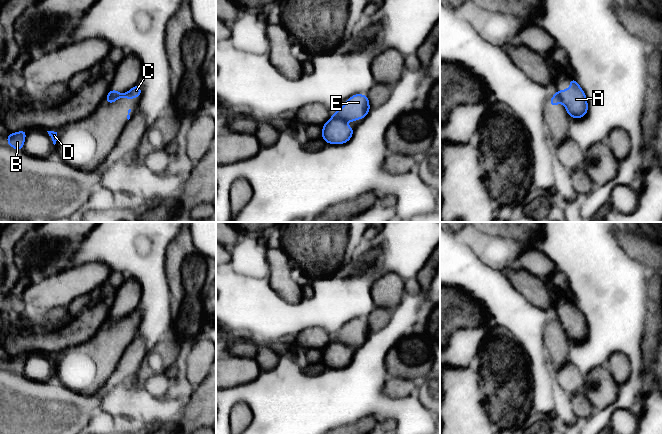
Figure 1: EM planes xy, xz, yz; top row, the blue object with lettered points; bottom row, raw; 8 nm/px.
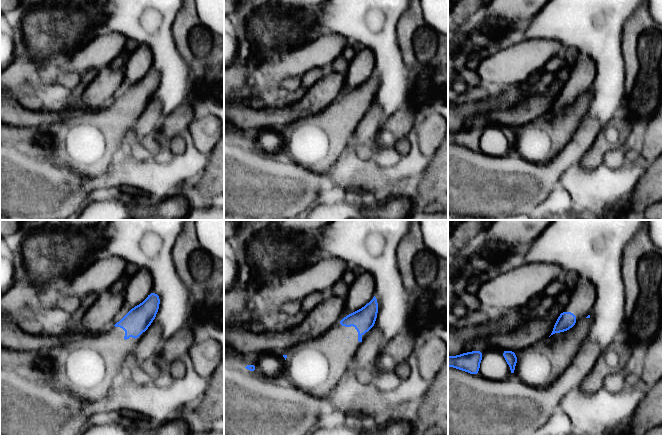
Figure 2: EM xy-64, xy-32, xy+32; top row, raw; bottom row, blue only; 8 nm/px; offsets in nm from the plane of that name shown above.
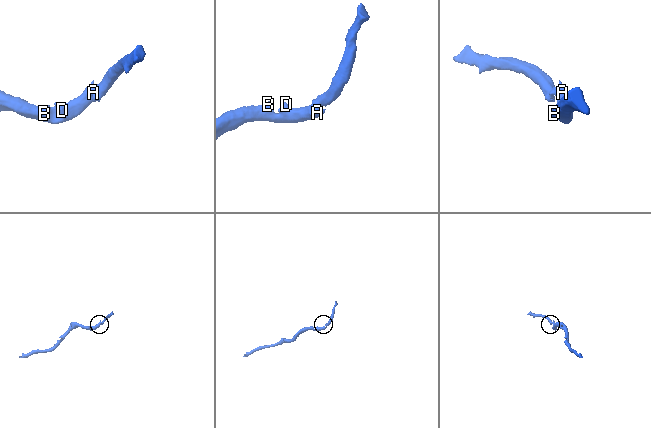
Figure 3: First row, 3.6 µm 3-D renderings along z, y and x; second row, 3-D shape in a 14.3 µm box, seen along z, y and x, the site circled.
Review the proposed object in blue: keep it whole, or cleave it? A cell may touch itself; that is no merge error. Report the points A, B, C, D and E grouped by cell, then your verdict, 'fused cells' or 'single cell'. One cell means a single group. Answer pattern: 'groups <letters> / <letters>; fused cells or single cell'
groups A B D / C E; fused cells

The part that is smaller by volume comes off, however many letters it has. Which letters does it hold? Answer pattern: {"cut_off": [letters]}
{"cut_off": ["C", "E"]}

